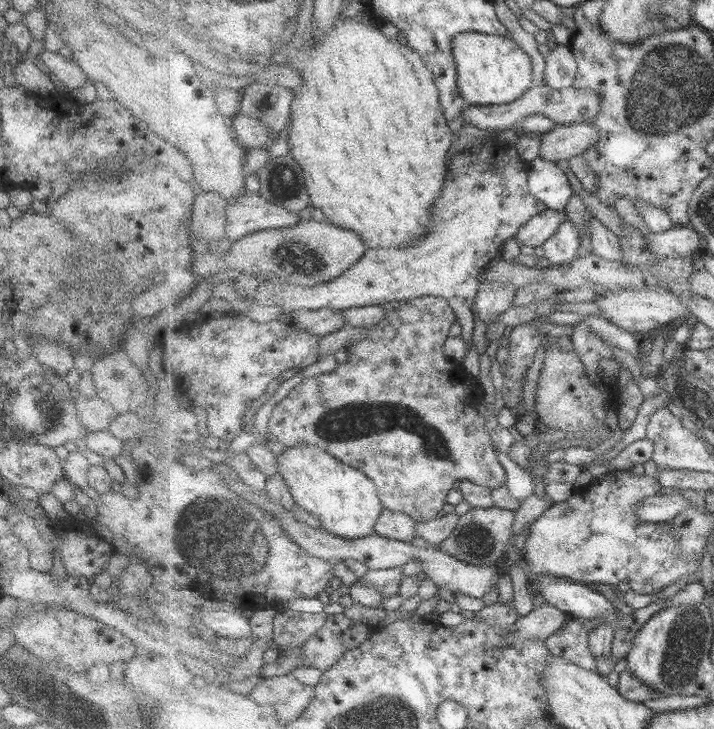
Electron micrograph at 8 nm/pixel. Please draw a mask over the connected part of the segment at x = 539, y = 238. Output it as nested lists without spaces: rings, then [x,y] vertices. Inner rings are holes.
[[[547,208],[525,223],[516,238],[520,245],[528,245],[539,252],[543,244],[557,234],[564,220],[567,219],[565,209],[551,210]]]

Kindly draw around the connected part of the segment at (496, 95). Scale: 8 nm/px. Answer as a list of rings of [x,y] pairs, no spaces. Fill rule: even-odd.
[[[466,32],[455,36],[452,47],[456,56],[459,91],[470,105],[509,104],[521,99],[534,87],[532,57],[513,38]]]

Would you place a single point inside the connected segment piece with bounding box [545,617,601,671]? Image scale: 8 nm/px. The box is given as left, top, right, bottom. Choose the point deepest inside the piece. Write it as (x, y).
(572, 642)

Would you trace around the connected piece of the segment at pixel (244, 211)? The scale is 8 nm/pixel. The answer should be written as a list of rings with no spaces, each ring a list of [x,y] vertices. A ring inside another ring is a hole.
[[[247,192],[236,199],[229,199],[226,208],[226,218],[228,225],[227,238],[231,242],[268,229],[281,230],[281,228],[291,228],[291,226],[295,226],[294,224],[299,222],[299,214],[297,212],[289,212],[286,208],[269,202],[259,192]]]

